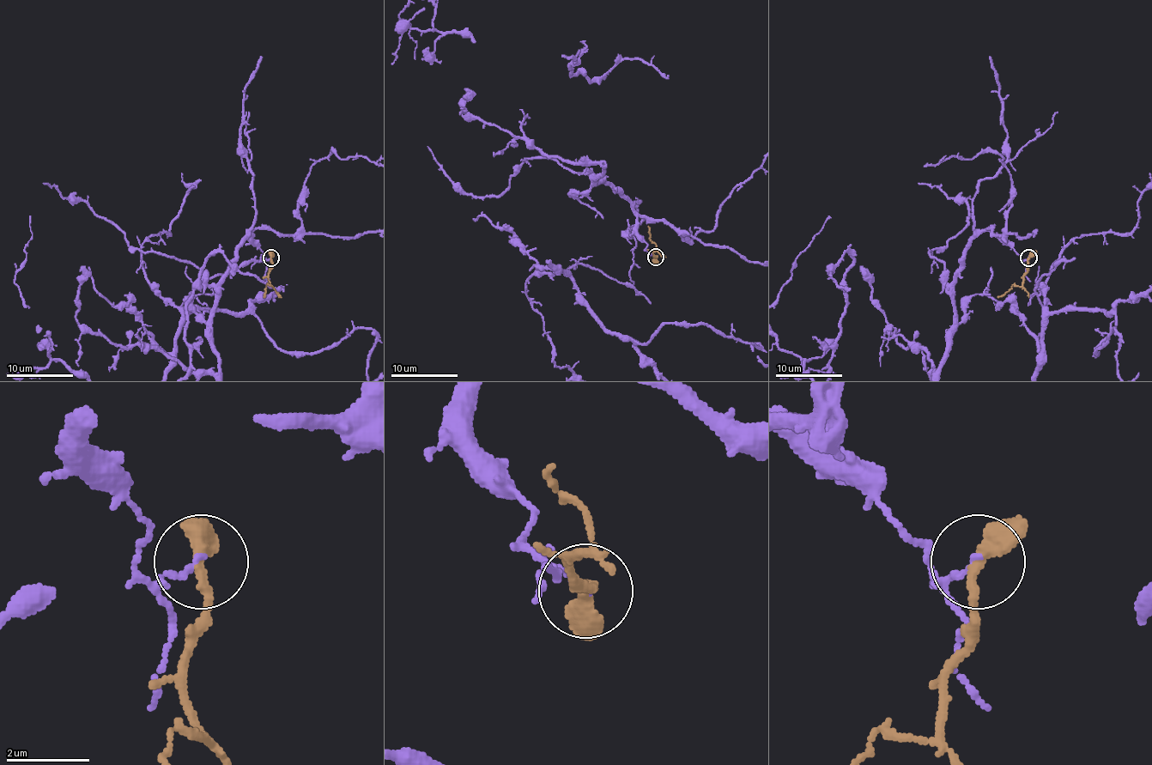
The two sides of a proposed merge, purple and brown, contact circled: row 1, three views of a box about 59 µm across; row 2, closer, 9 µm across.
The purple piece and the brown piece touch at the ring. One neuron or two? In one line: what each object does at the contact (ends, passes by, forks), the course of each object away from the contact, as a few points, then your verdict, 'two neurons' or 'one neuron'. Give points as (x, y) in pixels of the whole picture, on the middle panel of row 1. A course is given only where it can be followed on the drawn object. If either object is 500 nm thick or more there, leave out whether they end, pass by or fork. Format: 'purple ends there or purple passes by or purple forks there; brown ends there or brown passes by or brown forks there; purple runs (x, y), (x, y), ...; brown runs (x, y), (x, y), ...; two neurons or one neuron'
purple ends there; brown passes by; brown runs (656, 258), (647, 226); two neurons

